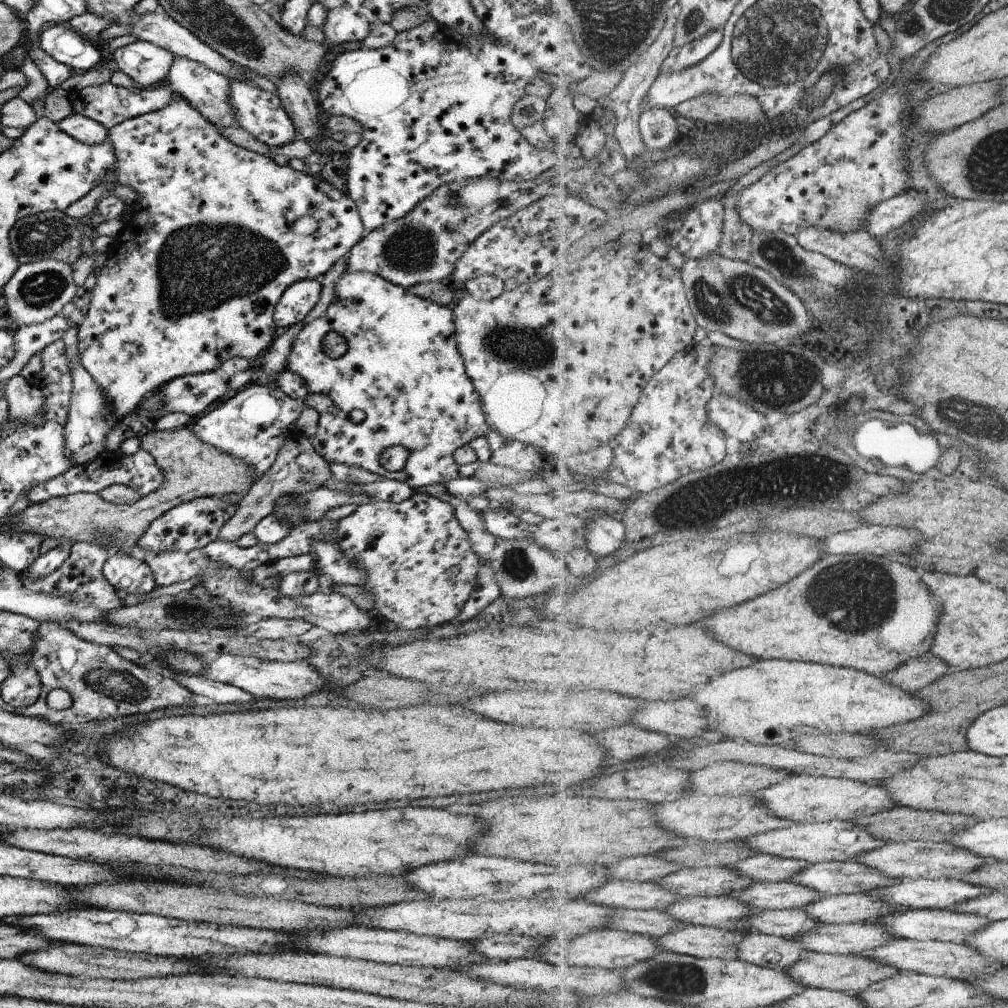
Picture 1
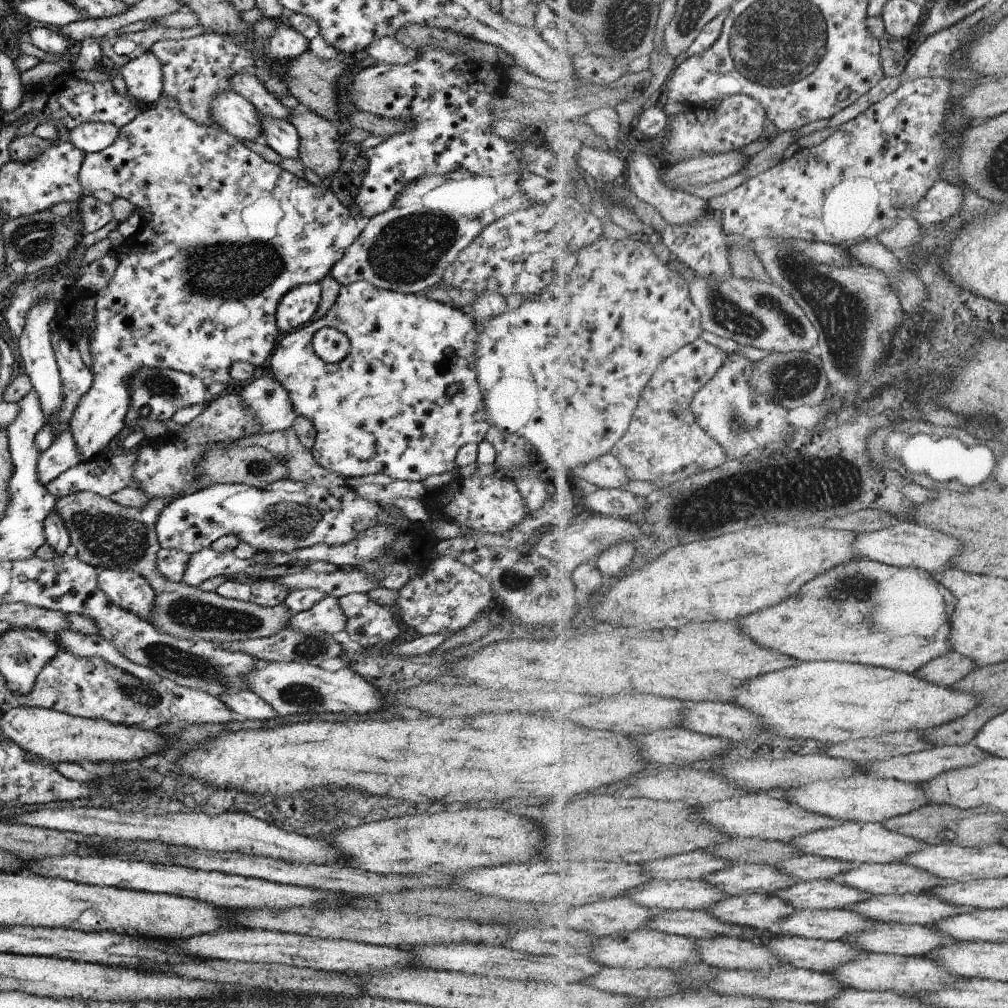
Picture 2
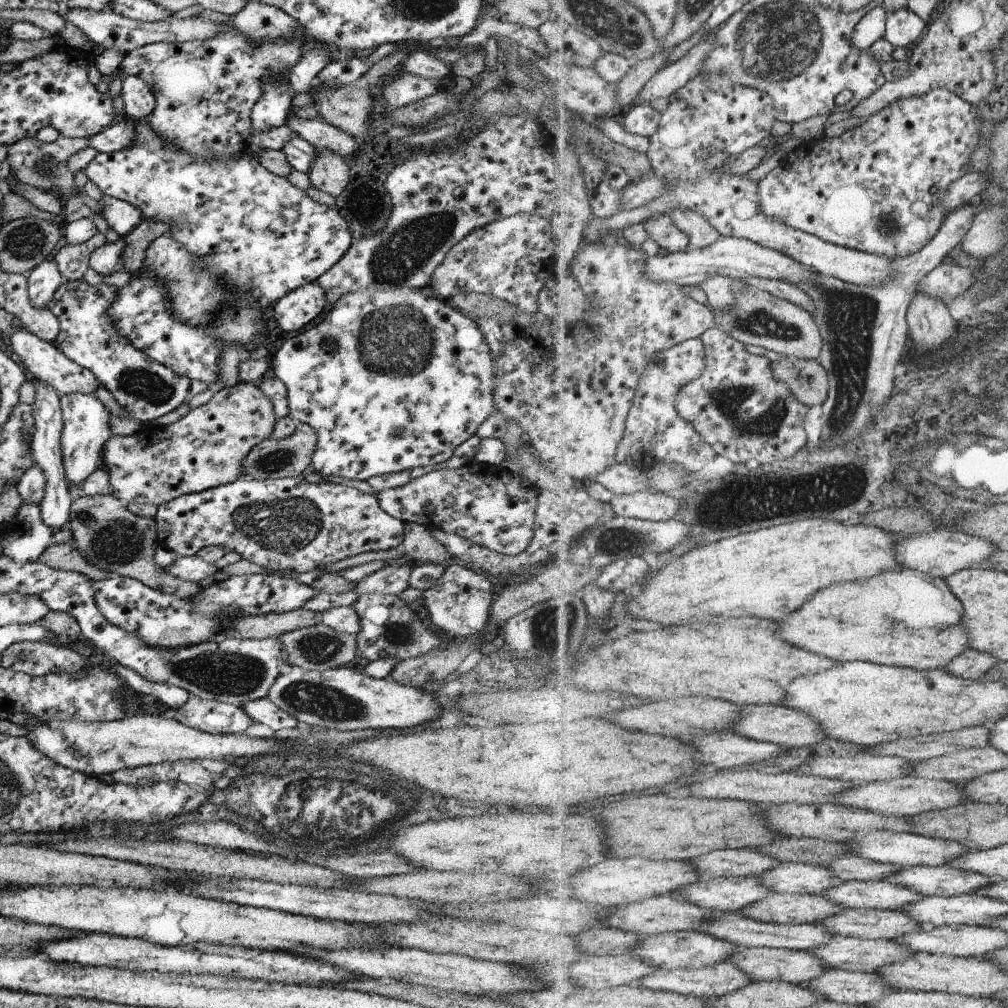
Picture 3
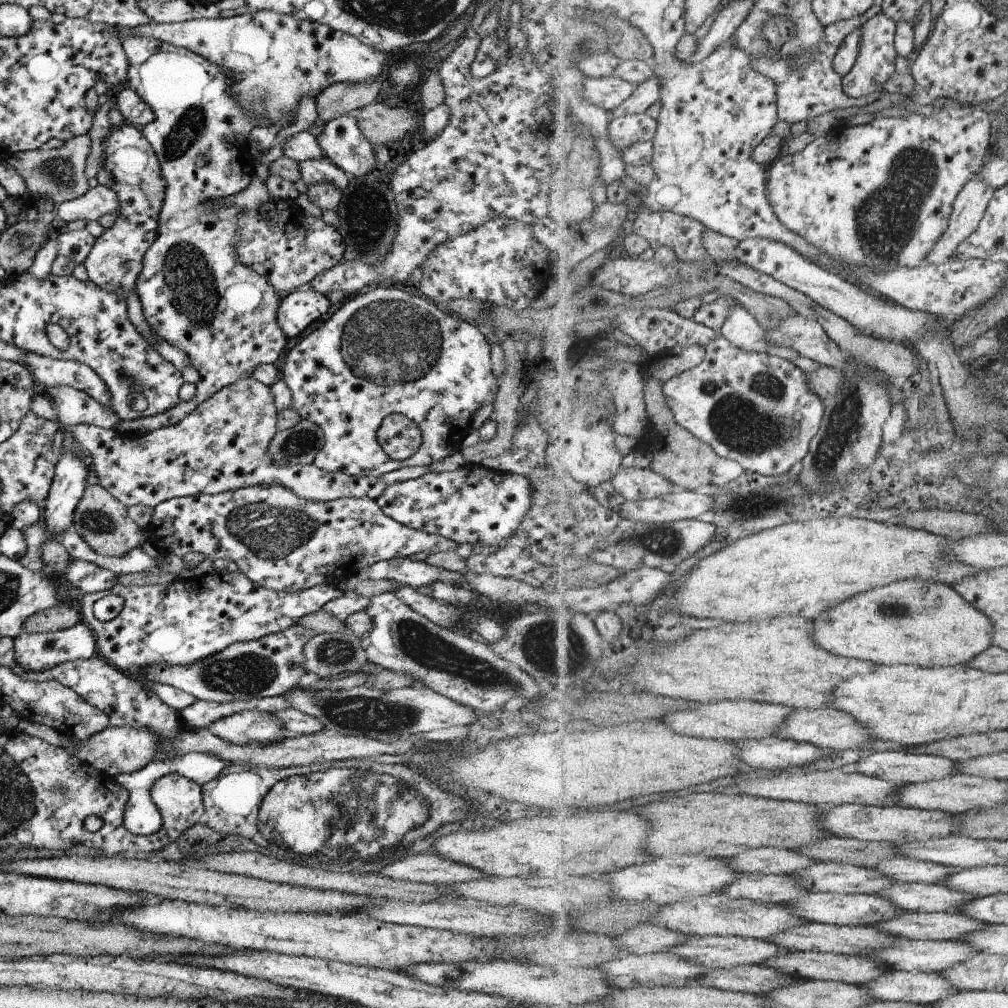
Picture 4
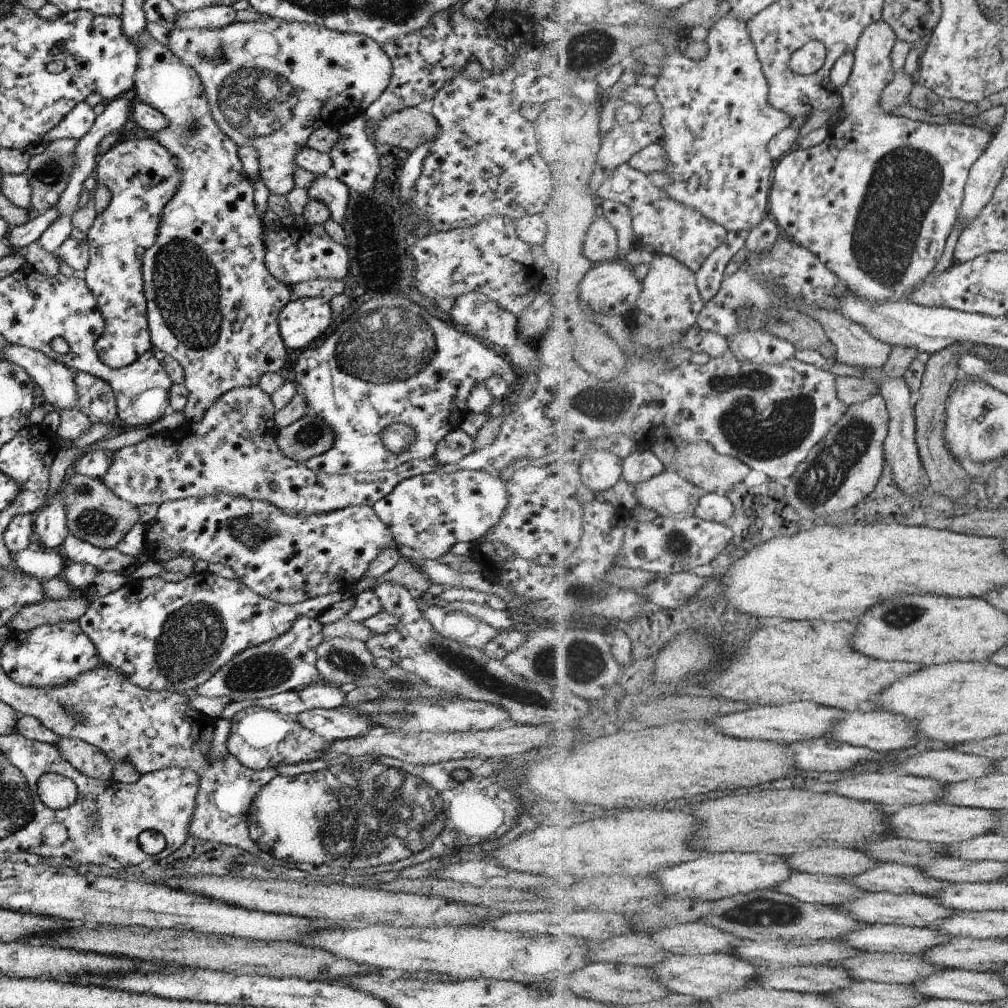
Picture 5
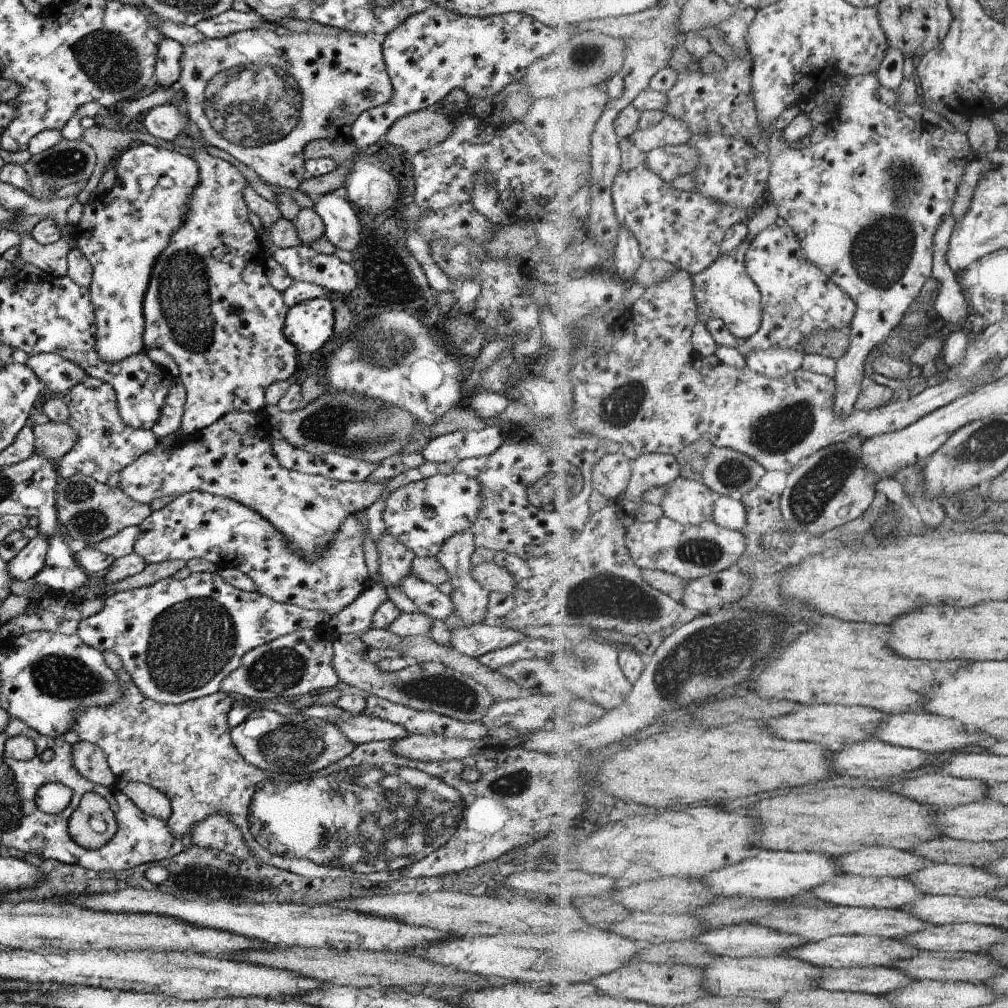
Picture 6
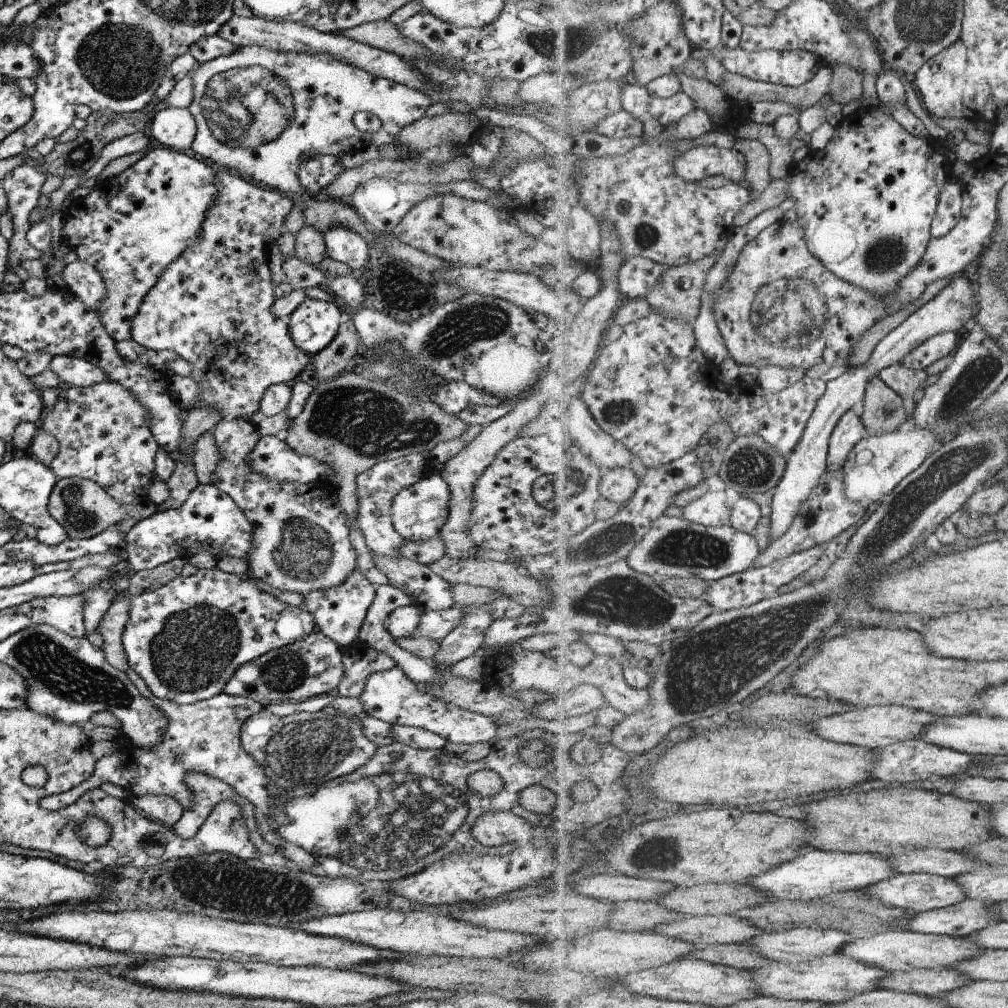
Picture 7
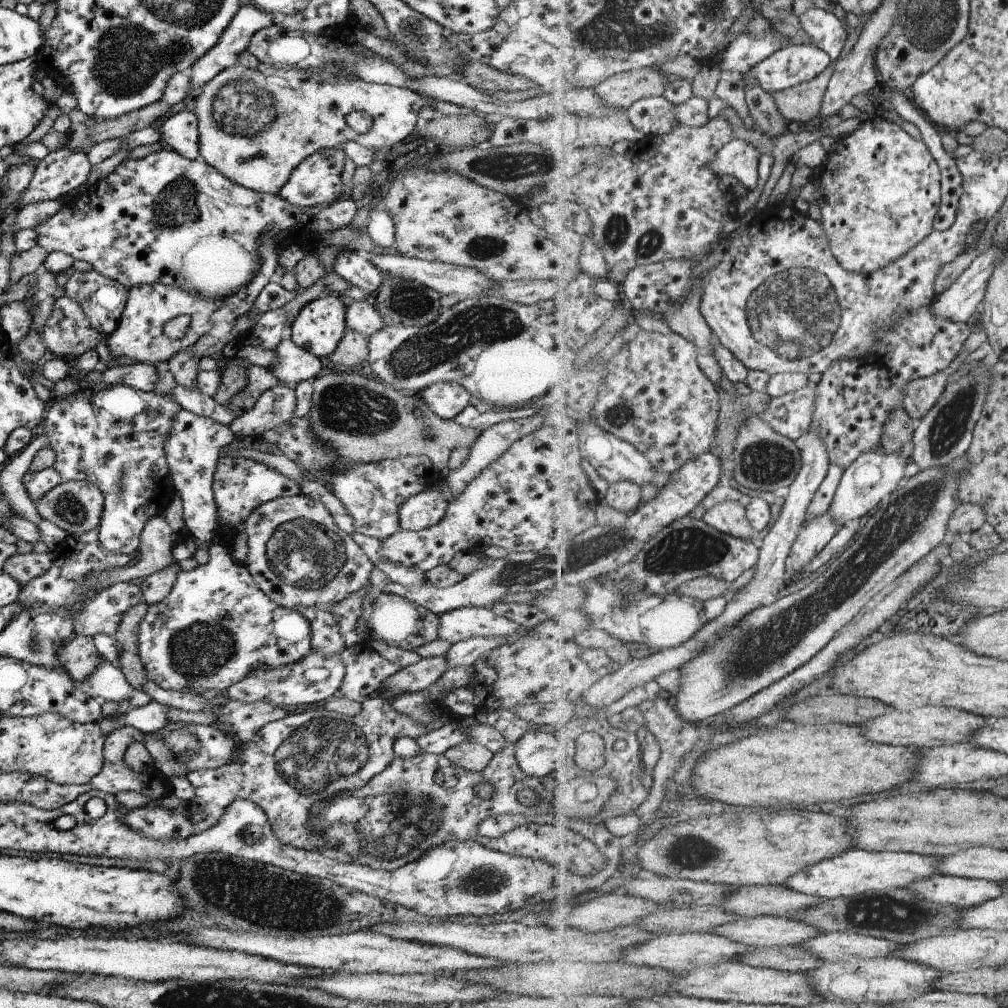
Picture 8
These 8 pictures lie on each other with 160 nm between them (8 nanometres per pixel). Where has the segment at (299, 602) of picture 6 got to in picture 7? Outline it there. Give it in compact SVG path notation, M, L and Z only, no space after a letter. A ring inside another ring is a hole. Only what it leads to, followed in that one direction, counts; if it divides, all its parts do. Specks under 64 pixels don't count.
M198 485L179 508L164 509L131 526L125 537L124 558L133 572L153 569L175 558L189 559L200 552L209 552L216 561L239 558L249 562L251 524L232 499L215 486ZM355 568L339 586L321 588L301 595L304 609L313 616L315 629L333 640L337 646L346 649L349 645L358 642L357 632L361 628L361 622L365 618L369 604L373 601L374 590L375 586L371 585Z

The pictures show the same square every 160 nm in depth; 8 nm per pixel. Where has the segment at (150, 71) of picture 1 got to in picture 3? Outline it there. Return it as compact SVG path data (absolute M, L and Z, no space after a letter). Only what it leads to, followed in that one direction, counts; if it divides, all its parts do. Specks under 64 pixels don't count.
M124 76L121 81L122 115L133 122L144 121L154 108L154 97L149 86L137 76Z

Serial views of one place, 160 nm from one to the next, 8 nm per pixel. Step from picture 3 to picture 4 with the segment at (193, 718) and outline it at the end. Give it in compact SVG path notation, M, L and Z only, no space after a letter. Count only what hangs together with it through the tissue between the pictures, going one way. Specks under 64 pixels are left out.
M241 711L205 728L213 736L238 747L272 745L293 736L273 713L265 711Z

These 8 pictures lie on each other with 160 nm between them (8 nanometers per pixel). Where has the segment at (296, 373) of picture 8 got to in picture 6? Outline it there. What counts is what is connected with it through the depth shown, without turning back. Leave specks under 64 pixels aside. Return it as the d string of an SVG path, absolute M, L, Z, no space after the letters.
M194 149L195 154L190 156L198 166L198 183L193 189L188 202L188 209L182 225L170 236L168 245L161 251L161 254L154 260L149 275L143 302L142 313L144 318L143 332L141 333L144 350L150 348L161 348L171 356L178 366L179 375L176 379L185 389L184 409L180 420L179 428L182 436L193 436L202 428L219 420L223 415L230 412L241 411L244 413L260 411L265 408L264 392L265 389L275 381L291 381L291 374L295 372L295 355L298 353L296 348L284 337L282 328L287 307L282 301L282 293L273 290L267 282L265 272L266 255L262 241L258 238L249 220L249 213L244 198L243 189L248 185L245 178L229 162L220 158L215 158L205 153L203 149Z

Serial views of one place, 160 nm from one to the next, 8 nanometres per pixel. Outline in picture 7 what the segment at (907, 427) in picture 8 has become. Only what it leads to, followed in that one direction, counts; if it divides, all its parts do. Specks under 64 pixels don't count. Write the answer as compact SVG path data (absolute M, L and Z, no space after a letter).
M873 376L867 386L861 418L868 436L895 432L909 419L901 394L895 392L880 376Z

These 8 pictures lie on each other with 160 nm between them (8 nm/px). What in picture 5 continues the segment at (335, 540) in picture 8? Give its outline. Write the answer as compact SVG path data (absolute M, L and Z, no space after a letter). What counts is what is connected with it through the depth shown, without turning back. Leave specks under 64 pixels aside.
M258 386L239 387L221 395L197 422L184 422L169 434L156 433L147 440L126 446L113 452L112 463L102 476L101 482L115 496L138 507L187 497L204 497L224 494L242 496L246 499L259 499L272 504L278 511L286 515L320 515L350 506L372 506L380 498L388 495L396 484L412 476L433 472L433 468L441 466L433 457L426 459L411 458L397 468L376 473L351 473L344 475L328 475L314 473L306 469L304 464L295 462L279 450L275 442L276 424L273 415L276 410L270 396Z

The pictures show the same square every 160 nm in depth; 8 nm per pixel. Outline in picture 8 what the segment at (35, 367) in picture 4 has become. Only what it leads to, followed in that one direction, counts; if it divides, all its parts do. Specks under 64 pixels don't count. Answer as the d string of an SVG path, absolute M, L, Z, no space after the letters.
M165 368L158 378L158 388L143 392L125 385L101 386L99 389L83 389L65 399L52 401L47 405L42 420L43 432L54 452L52 467L62 481L85 481L94 484L103 497L103 508L99 517L96 537L98 547L104 553L130 555L139 548L141 529L157 514L164 512L173 496L169 480L168 464L165 460L164 442L180 406L173 400L172 390L175 379Z

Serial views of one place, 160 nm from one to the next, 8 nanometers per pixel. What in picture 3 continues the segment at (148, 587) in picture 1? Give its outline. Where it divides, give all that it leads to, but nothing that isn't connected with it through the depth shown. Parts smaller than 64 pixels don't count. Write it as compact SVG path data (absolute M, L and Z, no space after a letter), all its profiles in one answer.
M248 574L231 576L222 582L215 582L193 598L179 598L173 594L161 593L148 588L137 580L108 575L103 580L91 583L93 602L97 610L116 628L137 634L145 646L157 648L181 648L189 644L199 644L205 640L221 637L223 614L231 616L258 616L269 612L288 612L301 609L305 600L317 593L313 588L297 583L293 579L278 574Z

